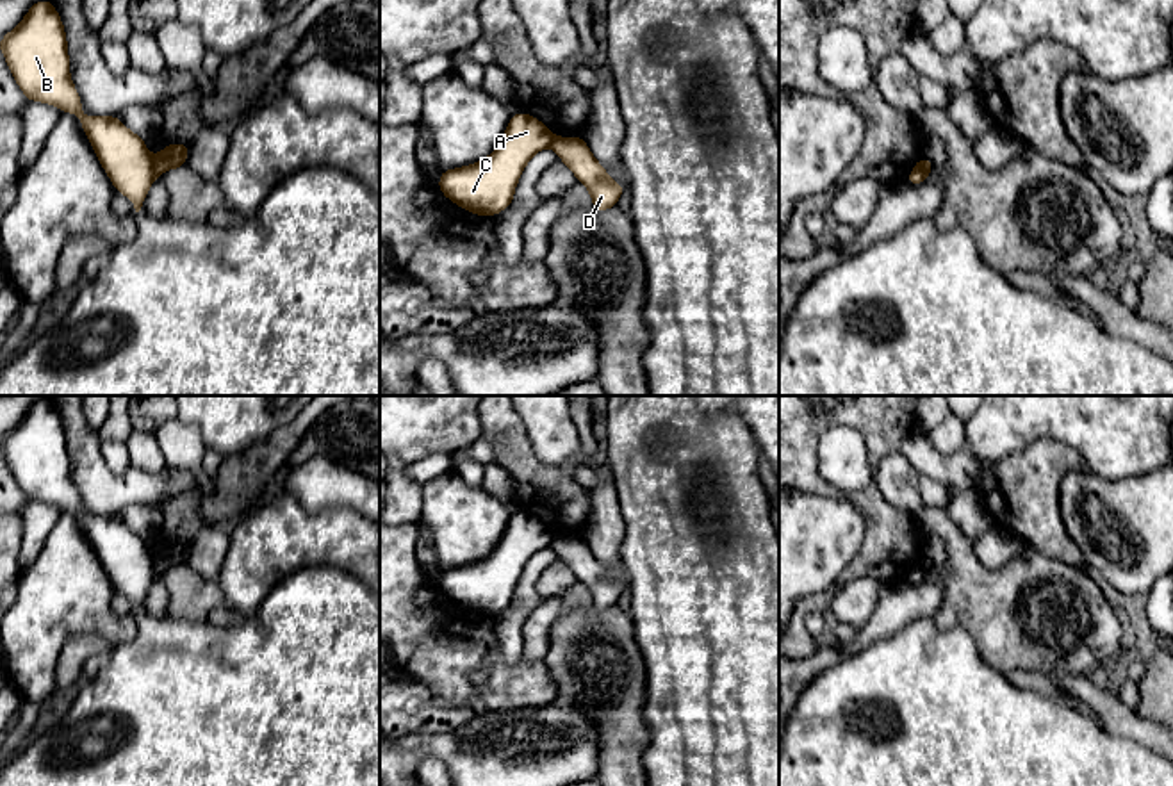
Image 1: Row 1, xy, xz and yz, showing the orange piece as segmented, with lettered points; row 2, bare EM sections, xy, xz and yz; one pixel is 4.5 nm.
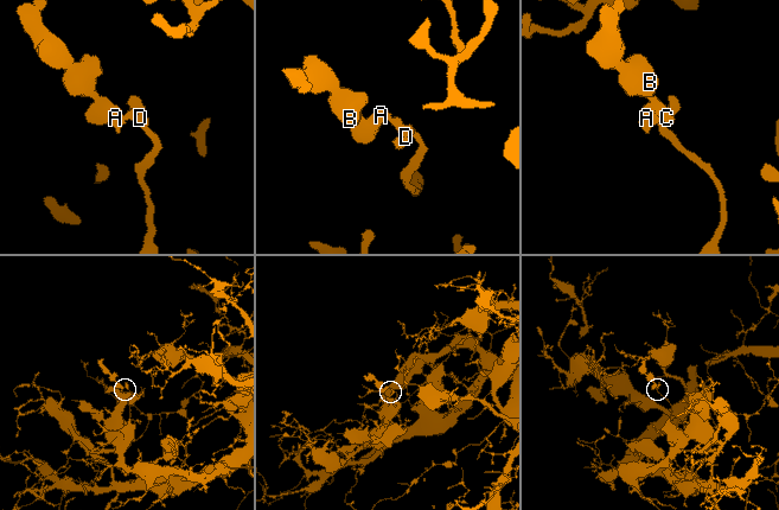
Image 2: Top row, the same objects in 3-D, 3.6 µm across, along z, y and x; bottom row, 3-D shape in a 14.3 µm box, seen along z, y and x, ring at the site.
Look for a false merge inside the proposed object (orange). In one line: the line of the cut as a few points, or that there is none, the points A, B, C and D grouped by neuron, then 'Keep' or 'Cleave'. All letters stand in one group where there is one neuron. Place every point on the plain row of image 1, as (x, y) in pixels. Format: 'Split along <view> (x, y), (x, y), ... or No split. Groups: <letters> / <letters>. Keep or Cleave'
Split along xy (152, 556), (152, 564), (159, 573). Groups: A B C / D. Cleave

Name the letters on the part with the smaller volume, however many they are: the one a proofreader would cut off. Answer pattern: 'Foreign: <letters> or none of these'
Foreign: A, B, C

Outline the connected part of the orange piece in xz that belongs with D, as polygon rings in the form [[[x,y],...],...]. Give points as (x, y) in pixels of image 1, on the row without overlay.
[[[581,535],[556,536],[551,547],[578,581],[590,590],[592,608],[604,611],[617,604],[628,585],[620,585],[608,576],[608,570],[599,563]]]

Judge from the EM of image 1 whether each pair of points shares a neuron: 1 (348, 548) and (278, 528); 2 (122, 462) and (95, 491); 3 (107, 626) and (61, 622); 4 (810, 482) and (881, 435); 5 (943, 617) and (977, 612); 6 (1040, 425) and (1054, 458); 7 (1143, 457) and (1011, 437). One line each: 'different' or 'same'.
1: same
2: different
3: same
4: same
5: same
6: different
7: same

